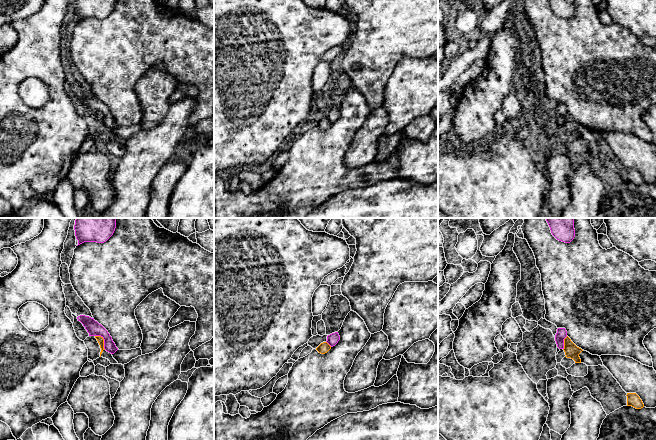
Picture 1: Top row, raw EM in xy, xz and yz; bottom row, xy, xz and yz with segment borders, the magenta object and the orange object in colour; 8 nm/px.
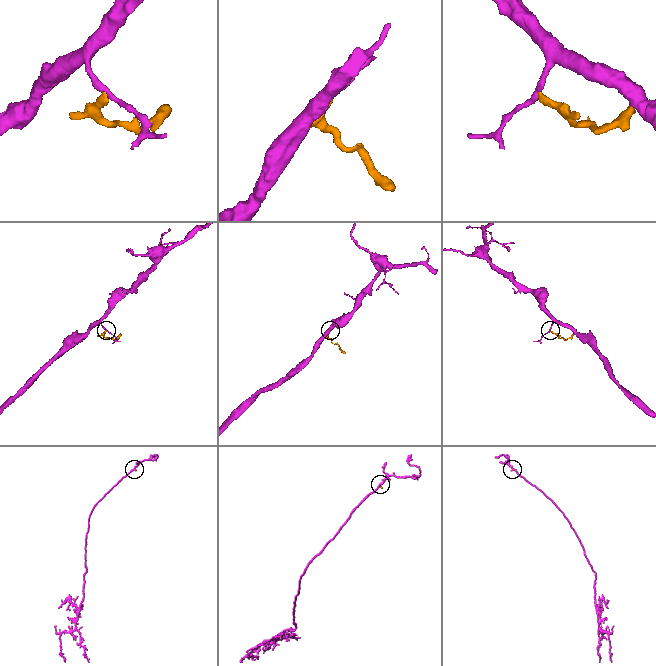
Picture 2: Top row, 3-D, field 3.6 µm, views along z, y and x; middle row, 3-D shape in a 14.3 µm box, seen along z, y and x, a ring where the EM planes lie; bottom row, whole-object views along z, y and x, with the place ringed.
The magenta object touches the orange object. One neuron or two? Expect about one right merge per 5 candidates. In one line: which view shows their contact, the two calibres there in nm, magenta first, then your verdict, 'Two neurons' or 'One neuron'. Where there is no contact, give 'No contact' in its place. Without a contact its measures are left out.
Touches magenta in xy. Thickness 110 nm (magenta) against 50 nm. Two neurons

